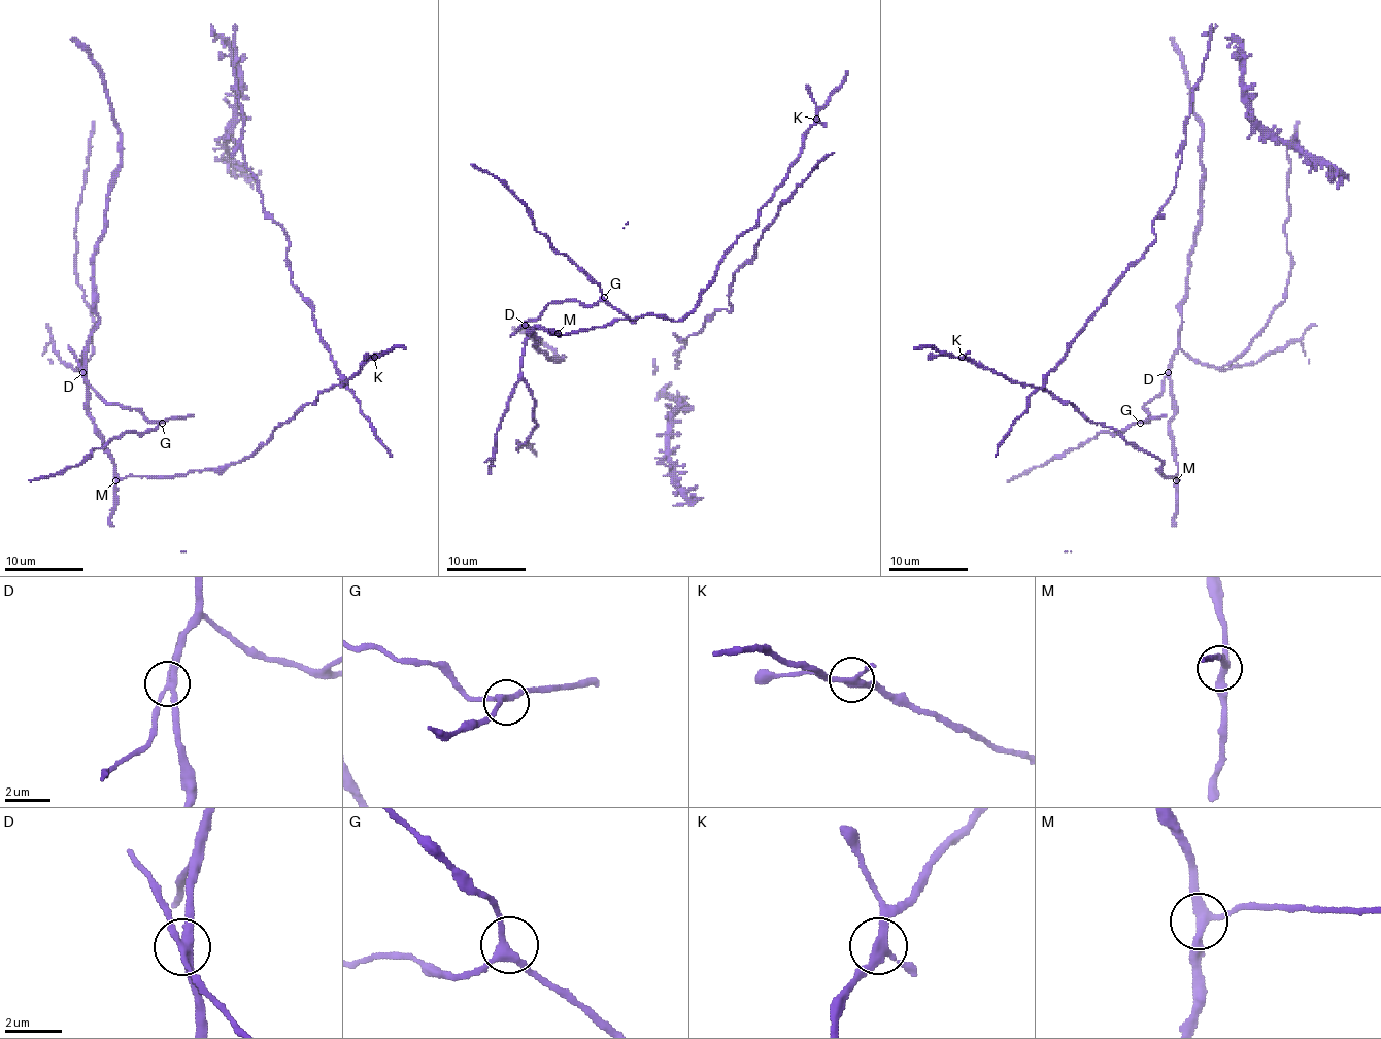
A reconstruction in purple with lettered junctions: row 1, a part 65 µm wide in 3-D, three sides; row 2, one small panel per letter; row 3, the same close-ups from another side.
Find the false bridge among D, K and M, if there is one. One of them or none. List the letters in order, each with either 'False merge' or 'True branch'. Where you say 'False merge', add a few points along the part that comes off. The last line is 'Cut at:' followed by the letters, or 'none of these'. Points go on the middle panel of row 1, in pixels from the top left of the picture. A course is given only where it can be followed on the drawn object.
D: False merge. Course of the part to remove: (525, 325), (534, 321), (550, 303), (594, 305), (602, 289), (536, 230), (530, 211), (497, 178), (471, 164)
K: True branch
M: True branch
Cut at: D

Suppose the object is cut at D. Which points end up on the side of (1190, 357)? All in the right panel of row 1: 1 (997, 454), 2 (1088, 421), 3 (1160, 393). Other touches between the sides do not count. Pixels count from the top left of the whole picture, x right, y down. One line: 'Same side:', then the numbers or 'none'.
Same side: 1, 2

